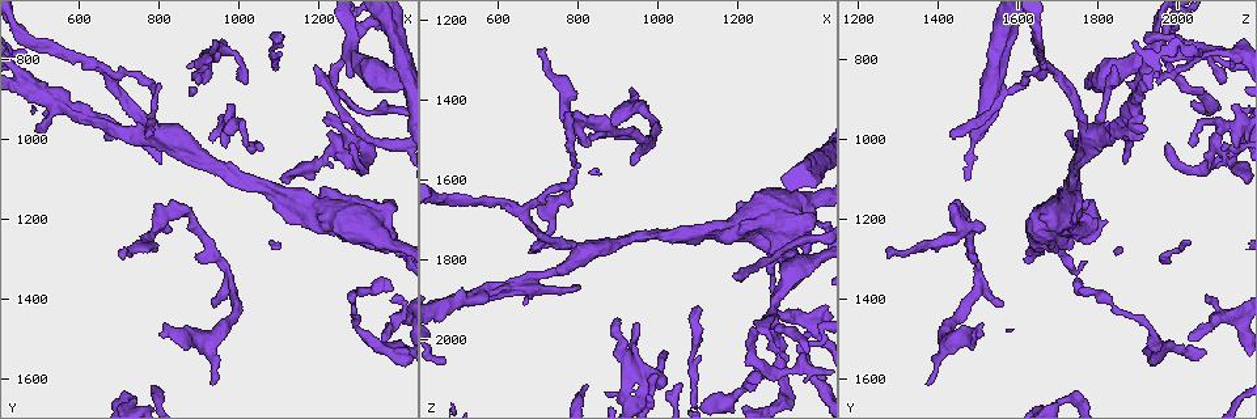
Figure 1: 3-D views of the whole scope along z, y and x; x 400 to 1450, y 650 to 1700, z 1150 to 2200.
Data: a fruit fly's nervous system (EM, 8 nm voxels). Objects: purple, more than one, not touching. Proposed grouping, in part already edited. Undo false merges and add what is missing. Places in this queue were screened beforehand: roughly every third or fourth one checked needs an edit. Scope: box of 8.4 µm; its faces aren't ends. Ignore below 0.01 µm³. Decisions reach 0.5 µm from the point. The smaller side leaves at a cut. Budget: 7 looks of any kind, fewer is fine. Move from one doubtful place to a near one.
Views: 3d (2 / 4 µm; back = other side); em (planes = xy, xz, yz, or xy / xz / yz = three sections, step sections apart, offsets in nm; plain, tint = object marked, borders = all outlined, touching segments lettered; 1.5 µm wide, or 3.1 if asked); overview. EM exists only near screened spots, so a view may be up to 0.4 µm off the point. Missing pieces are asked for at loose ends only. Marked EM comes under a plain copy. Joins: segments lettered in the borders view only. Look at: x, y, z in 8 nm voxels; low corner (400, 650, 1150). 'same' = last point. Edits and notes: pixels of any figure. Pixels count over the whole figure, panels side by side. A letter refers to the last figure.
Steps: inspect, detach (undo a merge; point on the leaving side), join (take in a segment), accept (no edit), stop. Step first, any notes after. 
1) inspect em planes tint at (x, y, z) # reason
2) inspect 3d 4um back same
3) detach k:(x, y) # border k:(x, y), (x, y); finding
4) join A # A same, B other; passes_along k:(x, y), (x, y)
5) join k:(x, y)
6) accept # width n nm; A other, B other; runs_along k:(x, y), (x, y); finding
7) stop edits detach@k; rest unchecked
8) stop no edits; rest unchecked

inspect em yz step 4 tint at (955, 775, 1965) # thin end

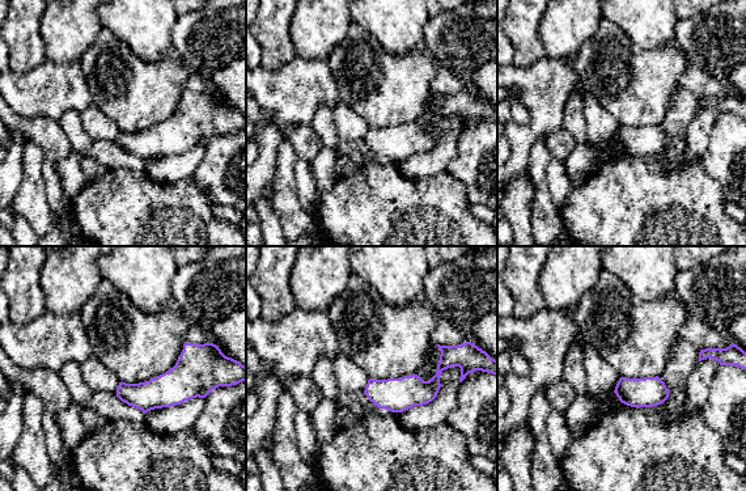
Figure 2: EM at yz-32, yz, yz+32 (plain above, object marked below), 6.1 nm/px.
inspect em xz step 4 borders same

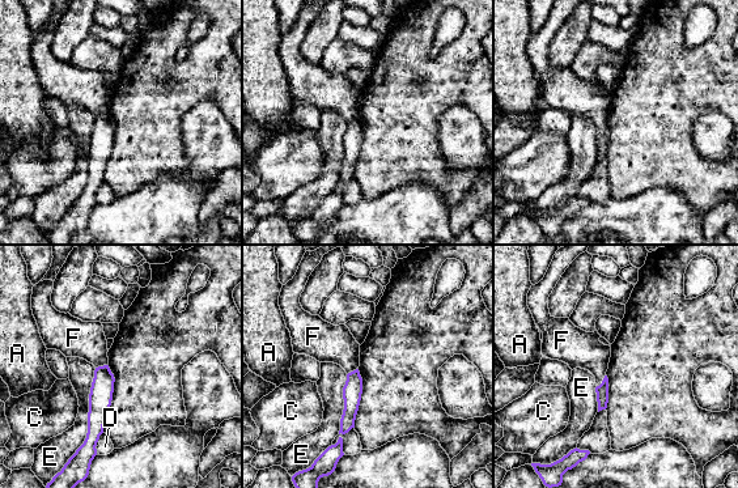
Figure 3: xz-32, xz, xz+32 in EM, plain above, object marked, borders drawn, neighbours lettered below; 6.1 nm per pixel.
join F # longest_contact E 500 nm; A other, C other, D other, E other, F same; the neuron continues

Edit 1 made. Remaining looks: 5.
inspect overview # see it whole again

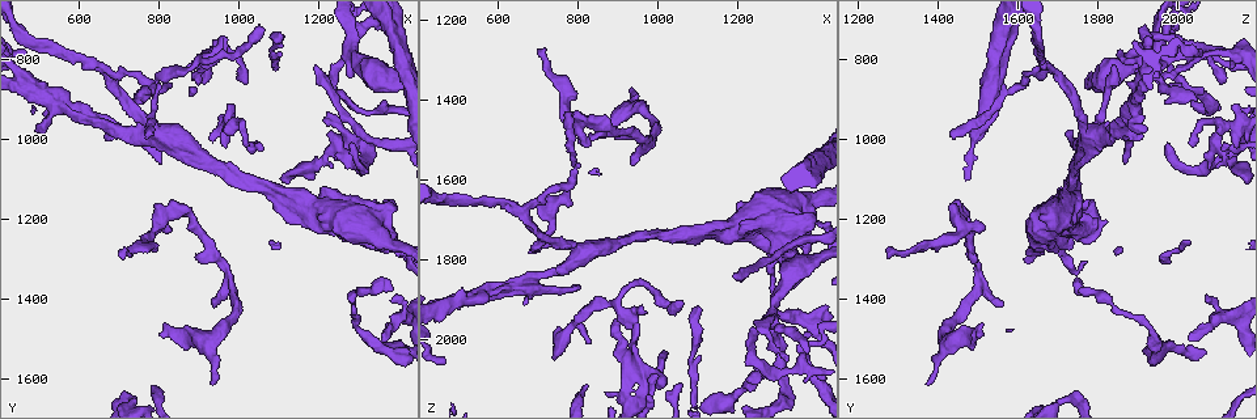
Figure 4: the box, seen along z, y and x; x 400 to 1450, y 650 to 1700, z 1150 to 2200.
inspect 3d 4um at (1285, 1060, 2080) # arms part here

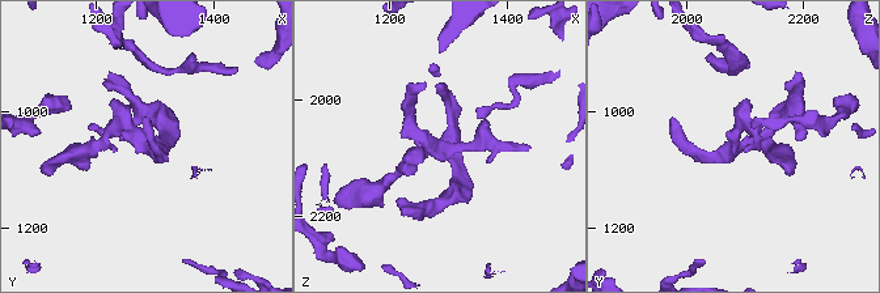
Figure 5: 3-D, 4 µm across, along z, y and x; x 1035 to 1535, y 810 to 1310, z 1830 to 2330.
inspect em planes borders at (1290, 1060, 2085)

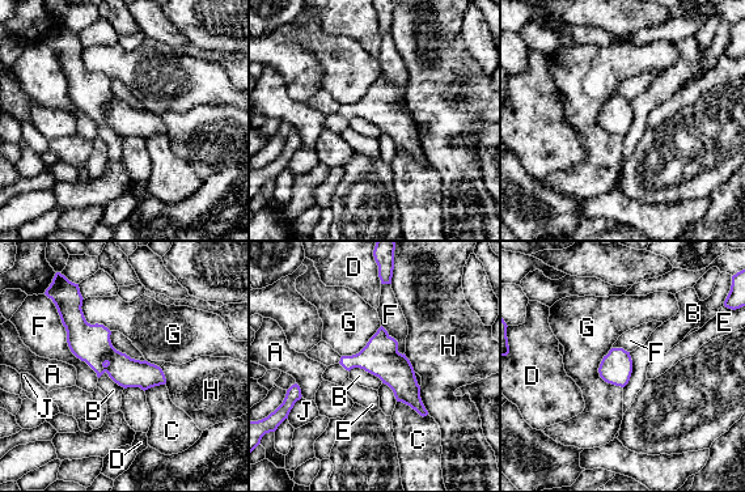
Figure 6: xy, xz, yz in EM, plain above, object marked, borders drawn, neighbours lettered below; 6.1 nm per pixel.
accept # A other, B other, C other, D other, E other, F other, G other, H other, J other; one neuron here

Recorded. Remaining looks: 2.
inspect em xz step 4 borders at (1300, 1485, 1935) # calibre changes

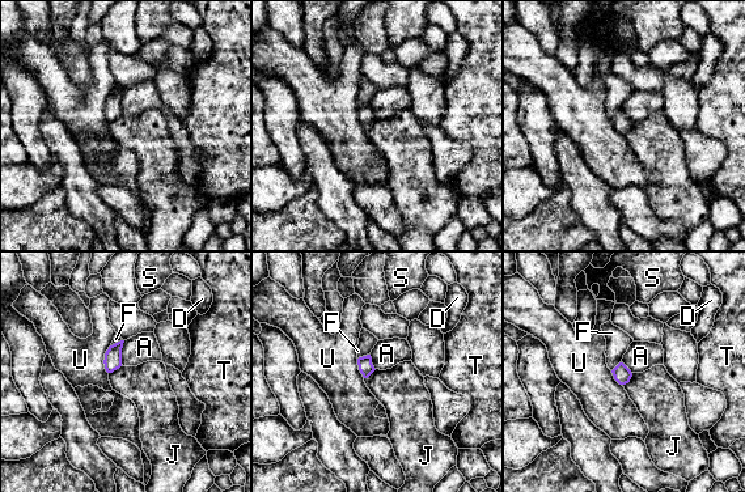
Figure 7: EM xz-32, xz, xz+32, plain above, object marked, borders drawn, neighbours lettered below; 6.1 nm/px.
inspect em xy step 4 borders same

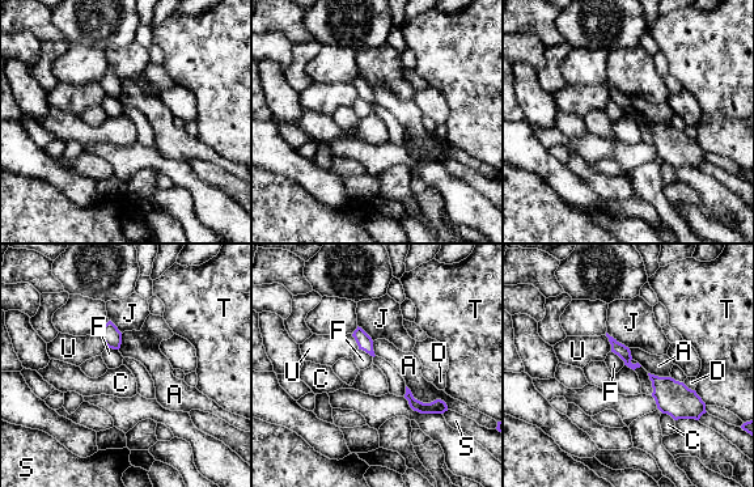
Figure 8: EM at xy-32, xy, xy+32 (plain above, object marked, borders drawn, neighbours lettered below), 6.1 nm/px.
accept # width 60 nm; A other, C other, D other, F other, J other, S other, T other, U other; border 8:(611, 351), (625, 364); continuous, no second neuron

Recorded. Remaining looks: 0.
stop edits join@3; rest unchecked

